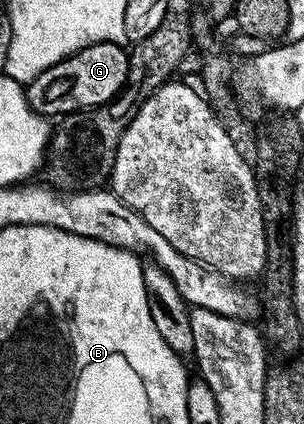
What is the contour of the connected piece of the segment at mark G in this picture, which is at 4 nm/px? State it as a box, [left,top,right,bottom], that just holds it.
[27,43,129,116]

